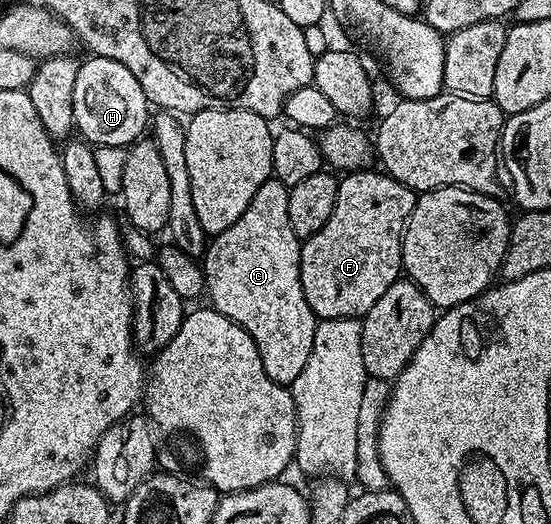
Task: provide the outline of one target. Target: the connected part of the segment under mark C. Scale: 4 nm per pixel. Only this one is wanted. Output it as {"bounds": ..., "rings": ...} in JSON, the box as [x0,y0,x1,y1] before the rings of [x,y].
{"bounds":[202,177,317,385],"rings":[[[269,177],[254,193],[254,201],[246,205],[246,213],[230,225],[222,233],[211,236],[202,256],[204,269],[204,285],[206,299],[213,311],[230,317],[258,345],[258,353],[262,357],[262,369],[266,369],[266,377],[276,383],[290,385],[306,366],[306,361],[314,345],[314,333],[317,325],[316,314],[304,296],[300,280],[300,249],[302,241],[294,233],[290,225],[290,188],[280,183],[275,177]]]}

